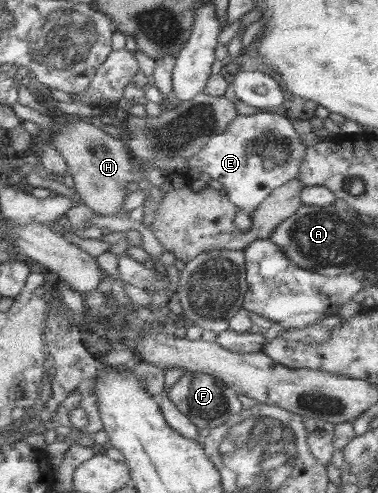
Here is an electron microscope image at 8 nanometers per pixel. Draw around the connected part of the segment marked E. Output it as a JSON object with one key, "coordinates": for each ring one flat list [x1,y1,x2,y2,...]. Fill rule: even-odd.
{"coordinates":[[263,110,252,116,237,116,227,128,199,151,195,158,186,162,186,170,207,173,211,179,223,186,223,192,237,206,233,224,239,232,251,228,251,212,273,189,295,179,305,146,290,119,277,114,275,110]]}

